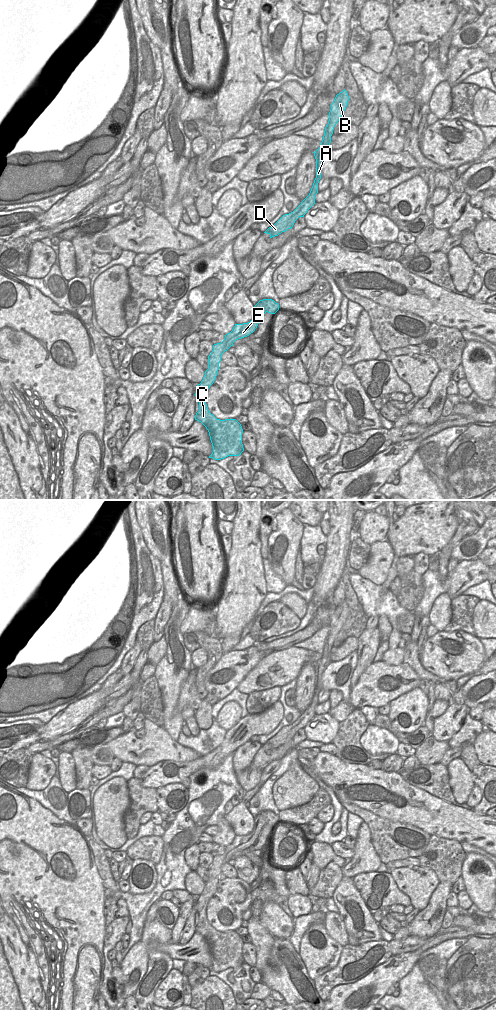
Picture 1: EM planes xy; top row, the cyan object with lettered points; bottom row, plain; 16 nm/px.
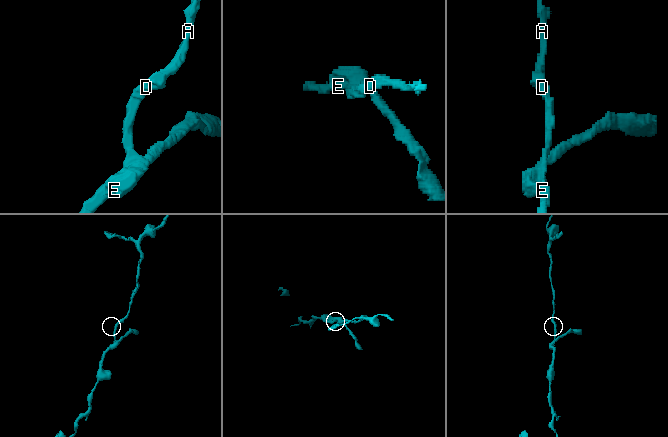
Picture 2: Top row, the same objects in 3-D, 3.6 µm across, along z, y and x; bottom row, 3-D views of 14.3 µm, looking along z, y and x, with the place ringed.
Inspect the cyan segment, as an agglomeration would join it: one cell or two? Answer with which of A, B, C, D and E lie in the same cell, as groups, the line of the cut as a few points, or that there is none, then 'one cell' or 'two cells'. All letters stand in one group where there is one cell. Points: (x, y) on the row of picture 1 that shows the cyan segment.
groups A B C D / E; cut xy (266, 299), (254, 323), (239, 328), (239, 337); two cells

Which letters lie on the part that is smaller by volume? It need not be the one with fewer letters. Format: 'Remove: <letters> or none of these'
Remove: E.

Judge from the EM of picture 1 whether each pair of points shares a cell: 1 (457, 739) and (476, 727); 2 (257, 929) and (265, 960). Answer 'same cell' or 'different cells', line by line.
1: same cell
2: same cell

